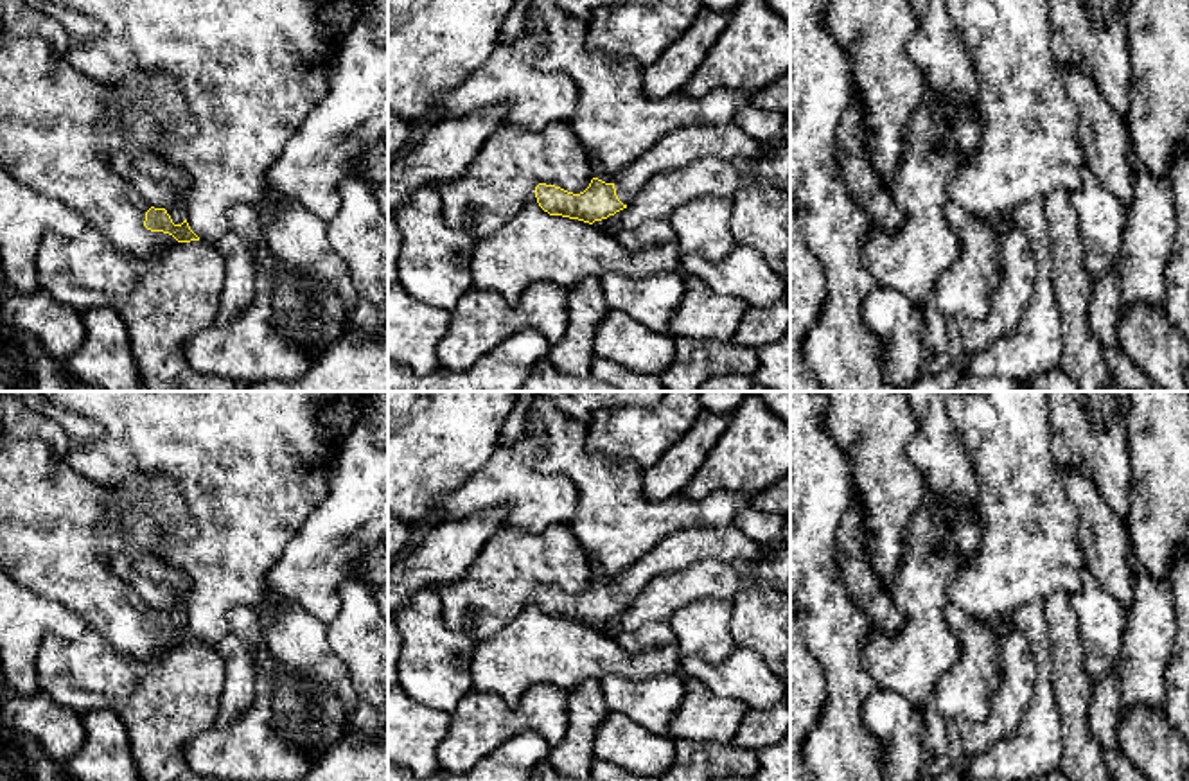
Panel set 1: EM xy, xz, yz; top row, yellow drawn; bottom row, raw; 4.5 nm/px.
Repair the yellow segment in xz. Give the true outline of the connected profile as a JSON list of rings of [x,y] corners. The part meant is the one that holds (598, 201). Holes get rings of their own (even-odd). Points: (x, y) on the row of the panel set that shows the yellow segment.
[[[736,124],[686,126],[668,133],[614,176],[594,165],[594,178],[580,194],[539,183],[535,197],[539,206],[550,215],[593,224],[627,208],[656,174],[683,169],[700,158],[718,158],[724,162],[745,158],[762,163],[765,153],[765,144],[749,136]]]

